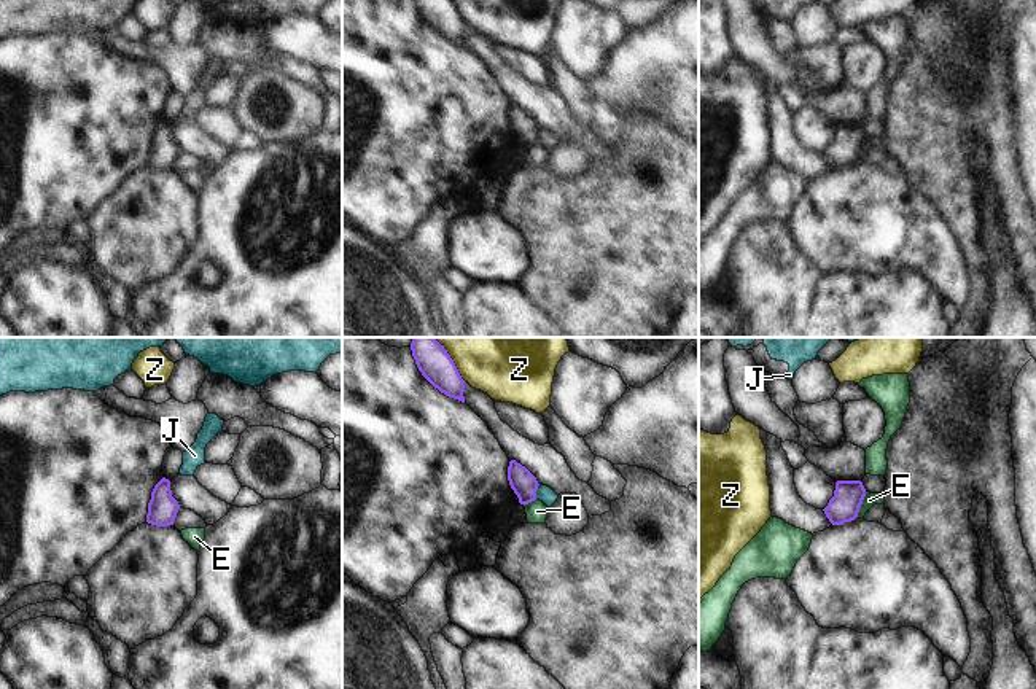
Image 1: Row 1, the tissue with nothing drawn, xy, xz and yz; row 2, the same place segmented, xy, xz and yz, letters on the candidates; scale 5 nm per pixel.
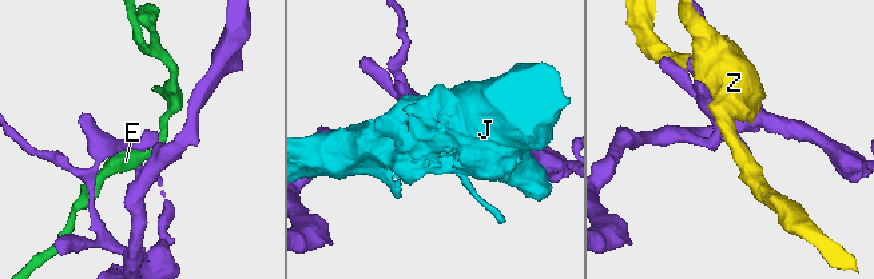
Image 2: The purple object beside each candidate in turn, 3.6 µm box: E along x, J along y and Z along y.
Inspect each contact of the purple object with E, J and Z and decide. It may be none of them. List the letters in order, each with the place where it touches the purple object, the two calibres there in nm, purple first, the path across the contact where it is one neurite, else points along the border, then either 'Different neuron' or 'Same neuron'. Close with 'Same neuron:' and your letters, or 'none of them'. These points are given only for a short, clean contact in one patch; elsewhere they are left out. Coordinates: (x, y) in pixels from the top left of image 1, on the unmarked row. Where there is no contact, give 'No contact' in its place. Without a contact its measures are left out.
E: Touches purple at yz (861, 147). Thickness 160 nm (purple) against 70 nm. Boundary: yz (866, 136), (855, 161). Different neuron
J: Touches purple at xz (535, 136). Thickness 130 nm (purple) against 90 nm. Different neuron
Z: Touches purple at xz (457, 13). Thickness 160 nm (purple) against 220 nm. Different neuron
Same neuron: none of them

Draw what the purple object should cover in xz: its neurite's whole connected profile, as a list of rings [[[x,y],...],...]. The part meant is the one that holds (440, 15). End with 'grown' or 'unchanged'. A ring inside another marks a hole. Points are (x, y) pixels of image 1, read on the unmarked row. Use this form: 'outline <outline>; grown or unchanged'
outline [[[414,0],[422,19],[441,37],[465,46],[465,24],[450,0]]]; unchanged

